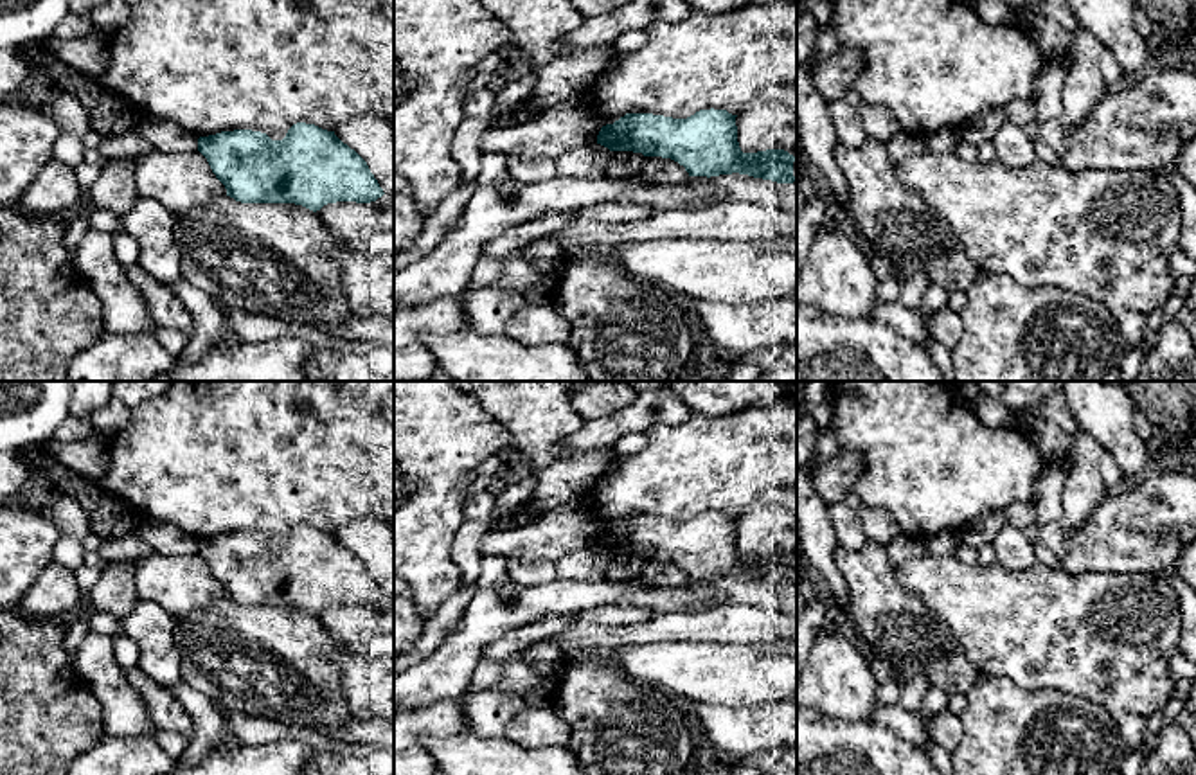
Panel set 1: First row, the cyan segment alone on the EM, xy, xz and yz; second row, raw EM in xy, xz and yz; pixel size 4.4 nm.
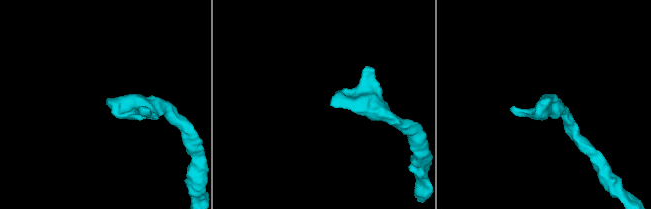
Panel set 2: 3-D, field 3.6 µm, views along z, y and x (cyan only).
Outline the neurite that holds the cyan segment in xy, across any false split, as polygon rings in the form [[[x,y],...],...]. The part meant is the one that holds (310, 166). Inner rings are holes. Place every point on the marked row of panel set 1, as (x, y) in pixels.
[[[293,124],[282,140],[252,129],[198,138],[227,196],[241,203],[295,203],[313,212],[327,203],[370,203],[385,192],[367,162],[335,131]]]

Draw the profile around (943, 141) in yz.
[[[941,128],[935,133],[924,135],[926,149],[933,153],[953,153],[960,140],[962,128]]]

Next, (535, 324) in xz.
[[[527,304],[509,320],[505,334],[525,345],[568,345],[570,324],[556,304]]]

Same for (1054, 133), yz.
[[[1061,119],[1047,120],[1040,126],[1040,138],[1059,156],[1072,142],[1070,129]]]

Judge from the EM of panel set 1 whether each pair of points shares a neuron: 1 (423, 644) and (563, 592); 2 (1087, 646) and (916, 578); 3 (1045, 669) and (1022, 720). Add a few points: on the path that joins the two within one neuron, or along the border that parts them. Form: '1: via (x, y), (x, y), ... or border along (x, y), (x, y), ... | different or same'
1: border along (443, 639), (423, 660), (412, 666) | different
2: via (1044, 628), (1011, 624), (984, 606), (959, 596) | same
3: border along (997, 675), (1022, 687), (1058, 689), (1078, 696) | different

